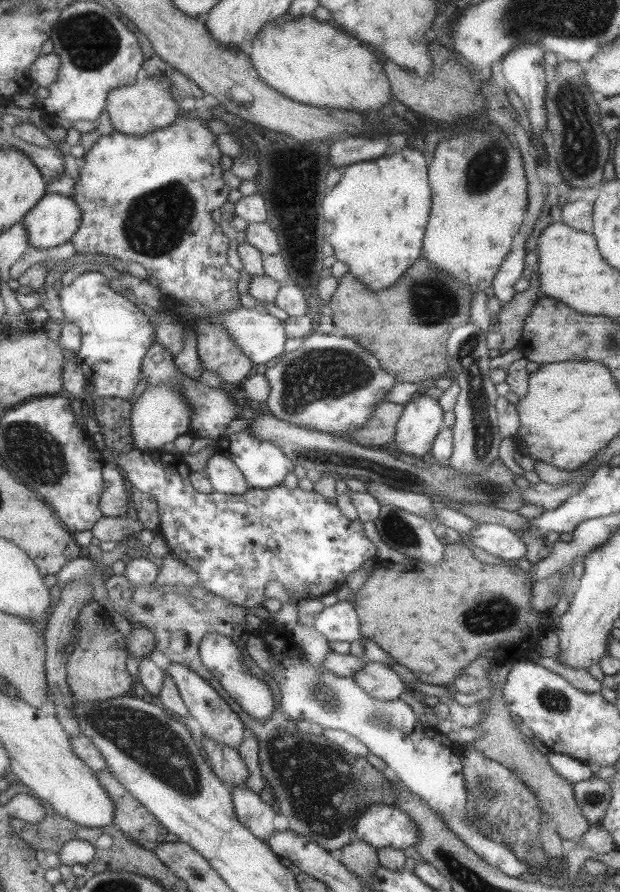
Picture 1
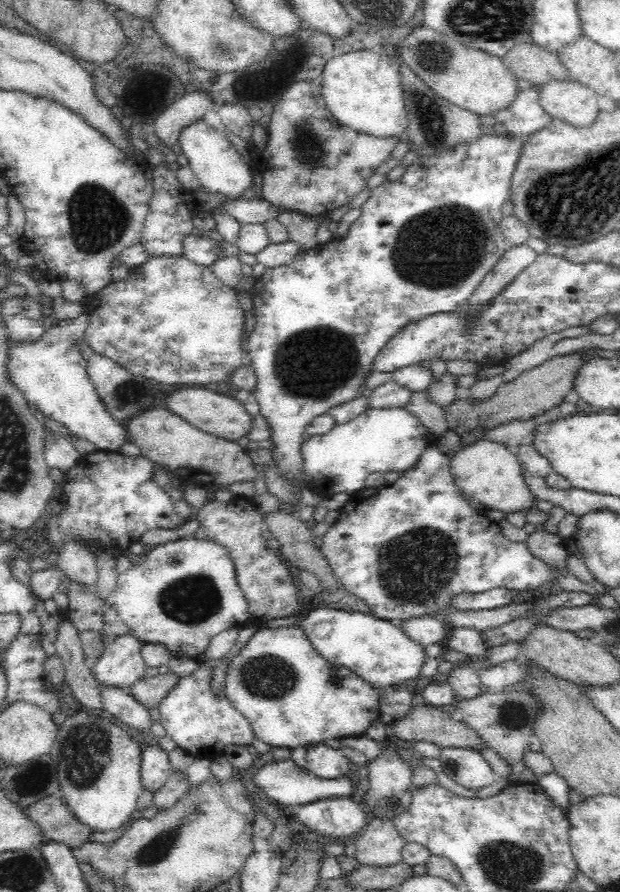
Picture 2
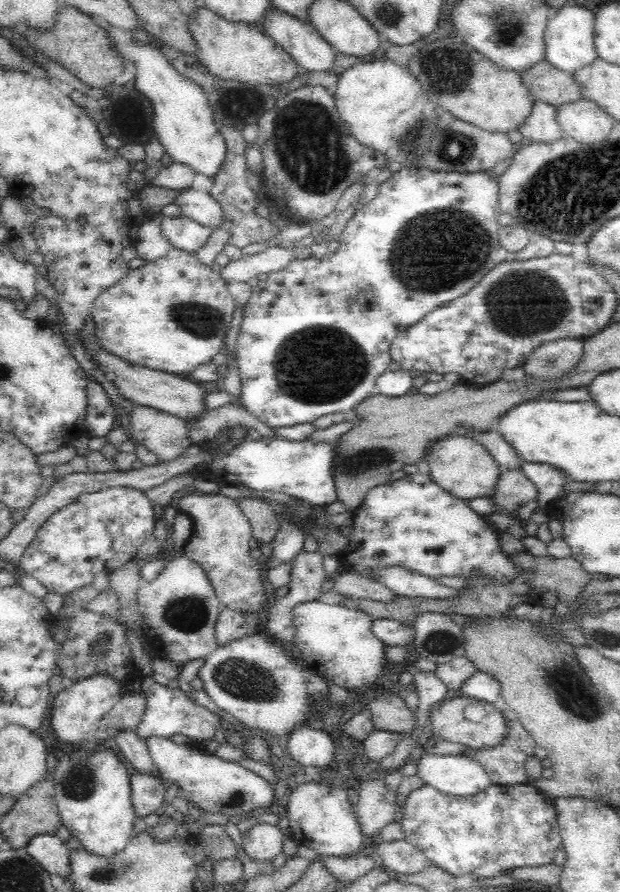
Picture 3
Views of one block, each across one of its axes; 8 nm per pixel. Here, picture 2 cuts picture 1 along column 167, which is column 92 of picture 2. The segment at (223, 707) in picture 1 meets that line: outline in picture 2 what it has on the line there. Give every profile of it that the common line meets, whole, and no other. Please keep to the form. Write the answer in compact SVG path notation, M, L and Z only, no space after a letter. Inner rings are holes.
M132 633L107 644L98 662L89 669L99 686L126 688L145 677L147 667L140 654L143 644Z

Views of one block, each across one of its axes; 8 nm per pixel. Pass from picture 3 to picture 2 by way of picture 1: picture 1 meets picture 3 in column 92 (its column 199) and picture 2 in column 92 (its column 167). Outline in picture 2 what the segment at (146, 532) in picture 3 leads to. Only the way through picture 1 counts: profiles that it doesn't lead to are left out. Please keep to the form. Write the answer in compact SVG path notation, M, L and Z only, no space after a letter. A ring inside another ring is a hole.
M98 450L96 452L82 455L77 463L70 469L65 472L65 478L61 484L60 491L58 493L58 497L61 500L62 508L59 513L52 513L48 518L43 520L42 528L44 529L44 538L48 541L48 545L52 546L54 549L54 553L58 556L67 543L76 543L76 545L84 544L85 547L96 546L96 550L98 553L105 551L106 553L116 553L120 551L121 554L126 553L127 550L135 543L140 541L140 538L149 532L150 530L155 530L157 528L176 528L180 527L183 523L185 523L185 519L180 517L179 514L174 512L174 508L172 507L172 501L170 497L167 495L167 491L160 489L156 483L151 481L151 471L156 470L155 466L143 456L130 457L123 455L120 452L116 451L103 451Z

